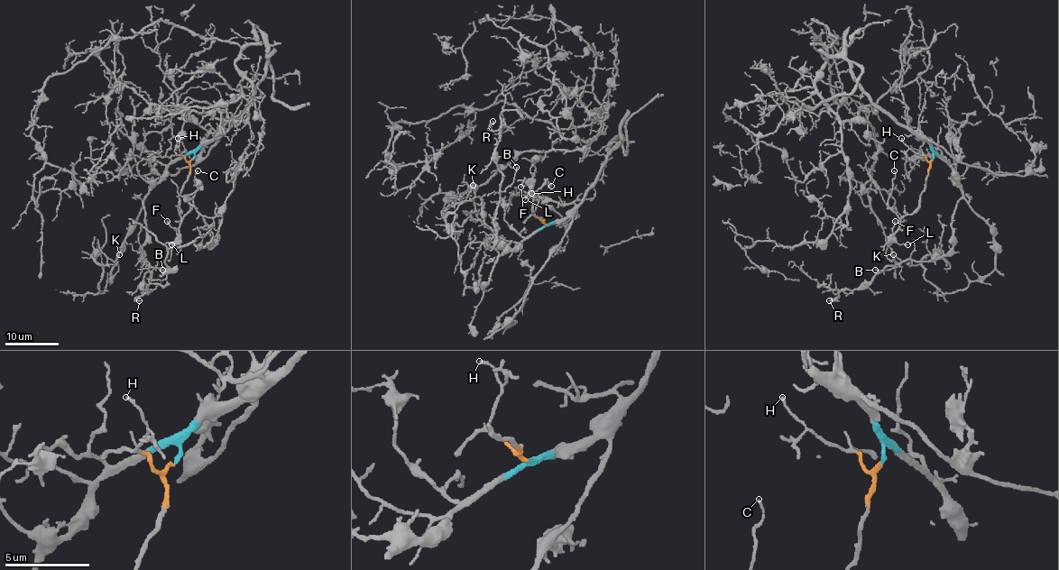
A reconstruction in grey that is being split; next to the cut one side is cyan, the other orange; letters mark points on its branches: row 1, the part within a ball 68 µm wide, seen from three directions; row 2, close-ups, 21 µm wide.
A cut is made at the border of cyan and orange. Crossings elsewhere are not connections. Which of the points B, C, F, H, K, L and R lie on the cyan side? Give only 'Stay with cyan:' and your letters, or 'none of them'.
Stay with cyan: B, K, R

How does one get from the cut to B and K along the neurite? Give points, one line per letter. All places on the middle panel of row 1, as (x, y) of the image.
B: (546, 225), (512, 249), (501, 254), (496, 249), (493, 216), (517, 167)
K: (546, 225), (507, 249), (486, 282), (467, 287), (452, 234), (452, 221), (473, 185)

